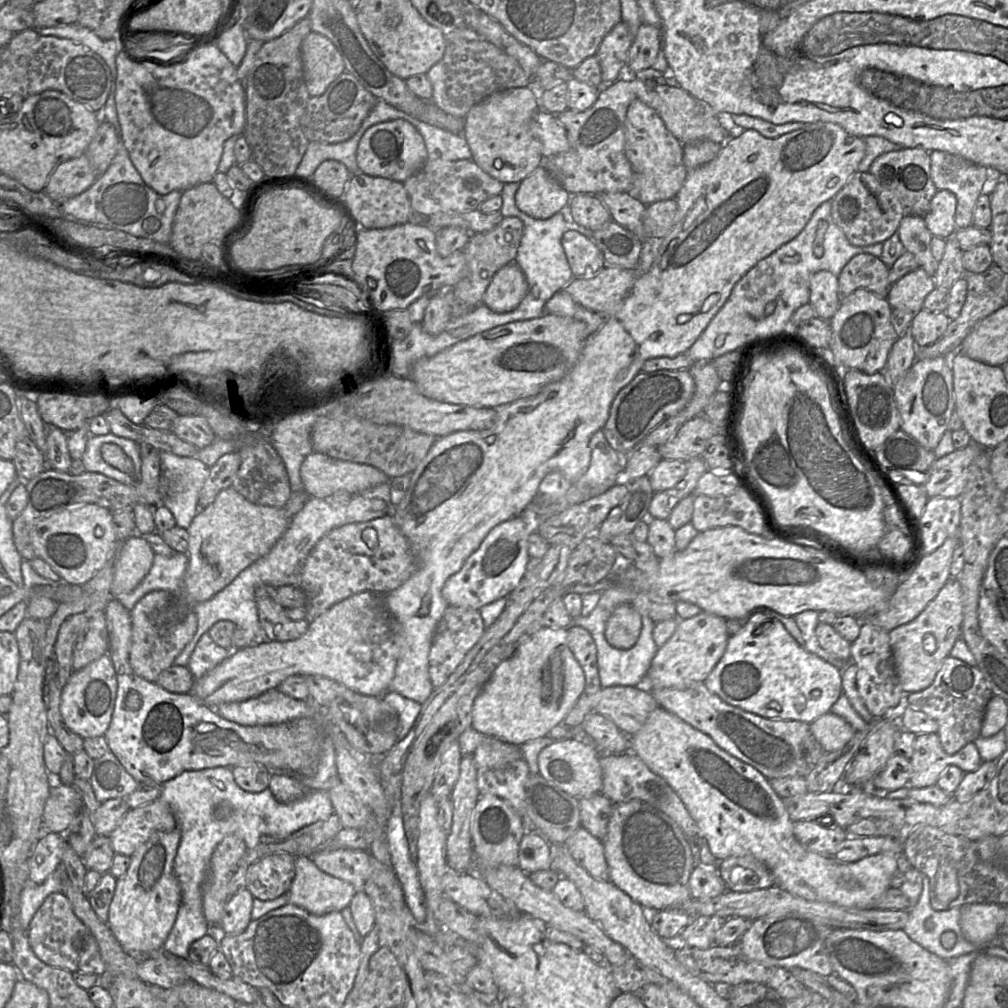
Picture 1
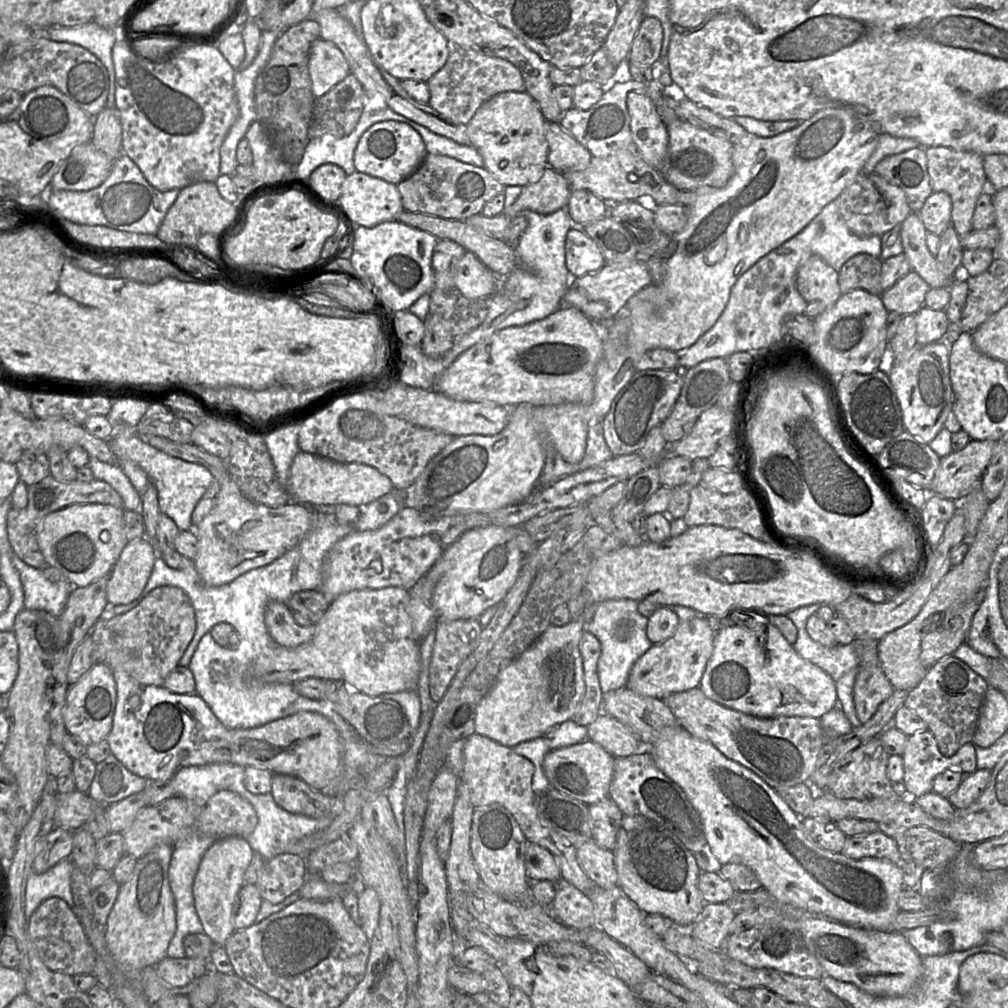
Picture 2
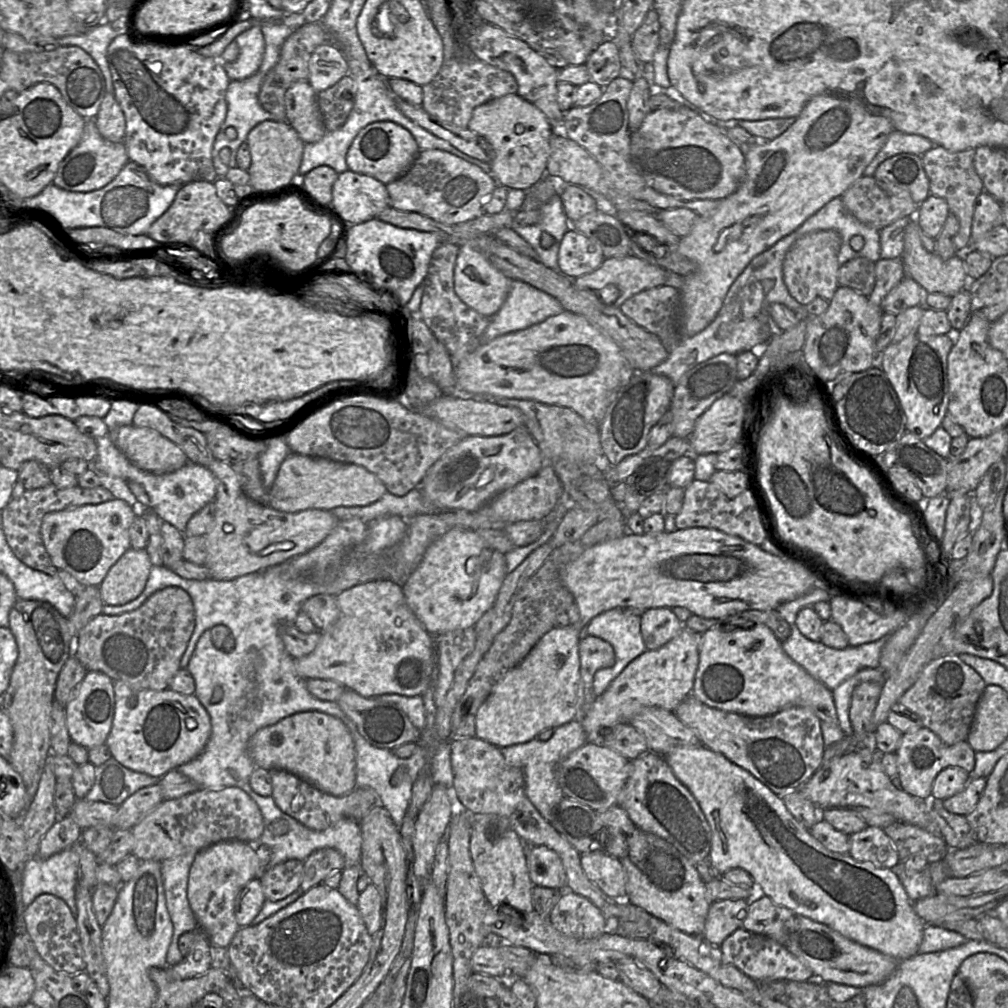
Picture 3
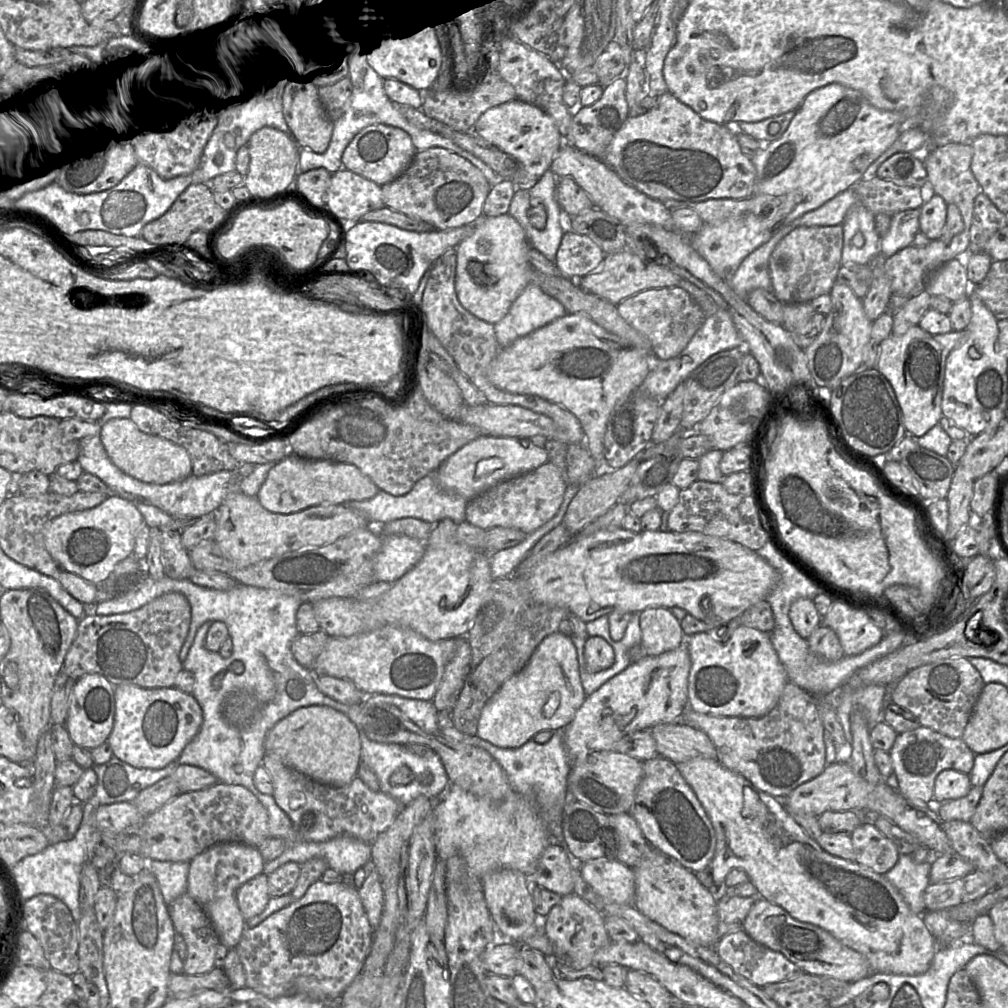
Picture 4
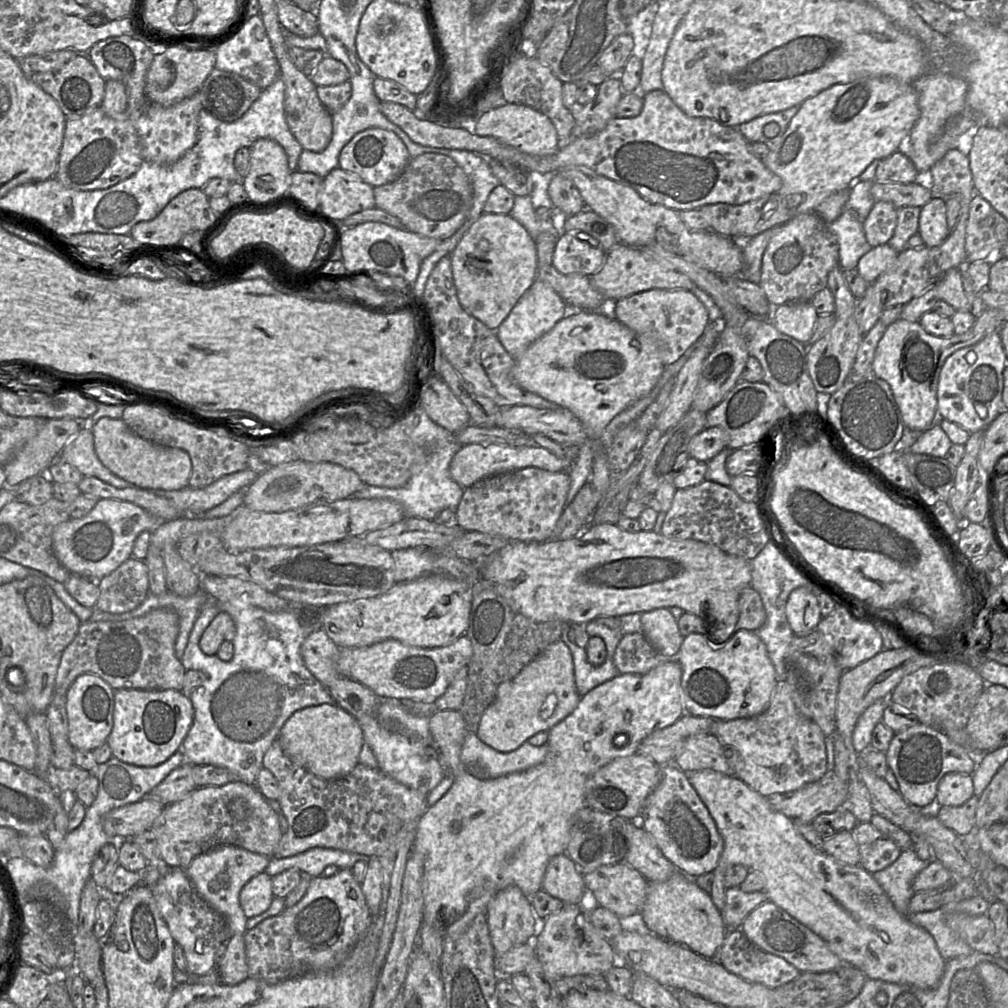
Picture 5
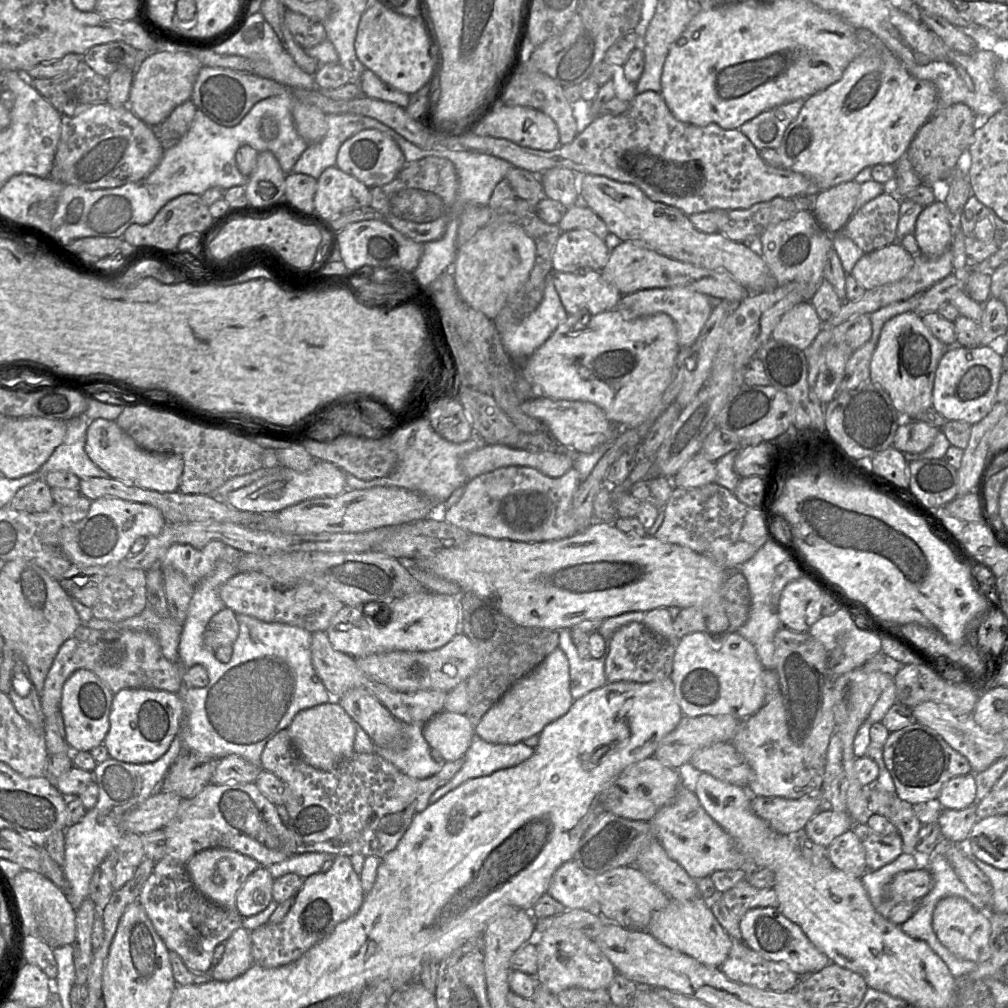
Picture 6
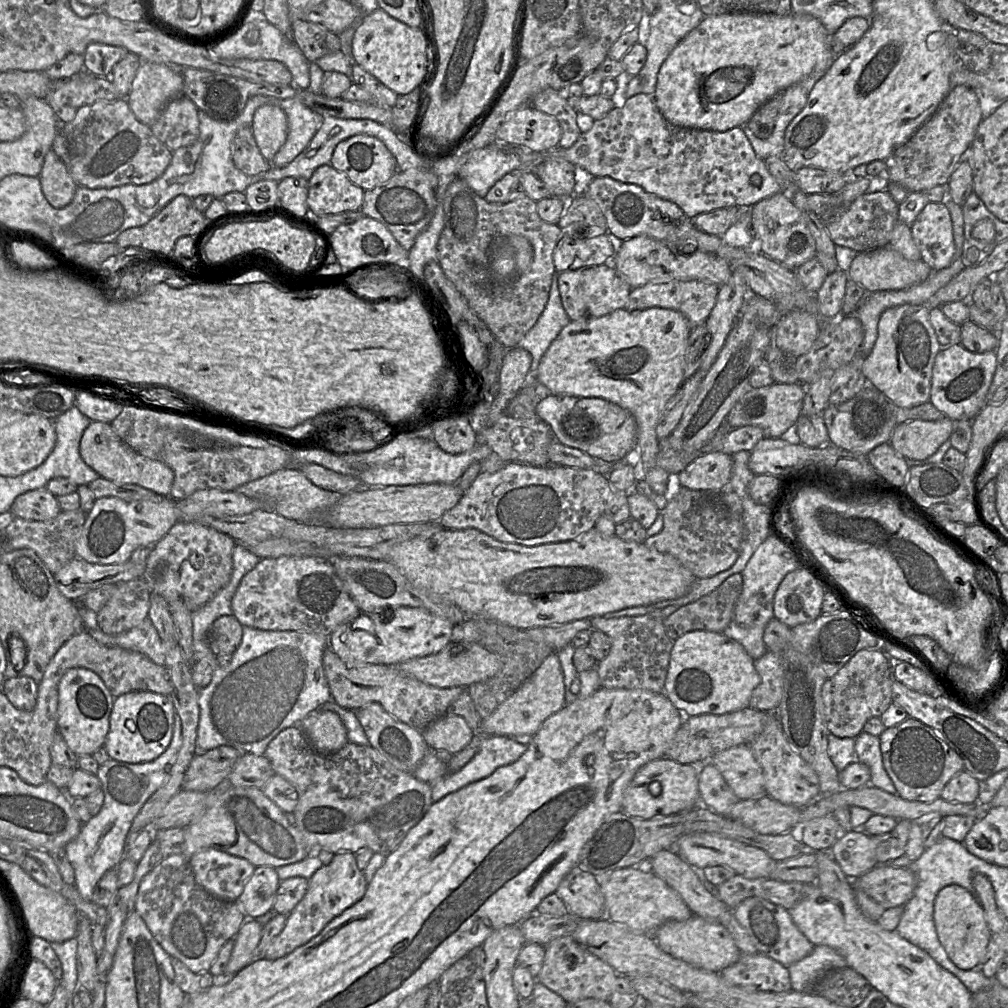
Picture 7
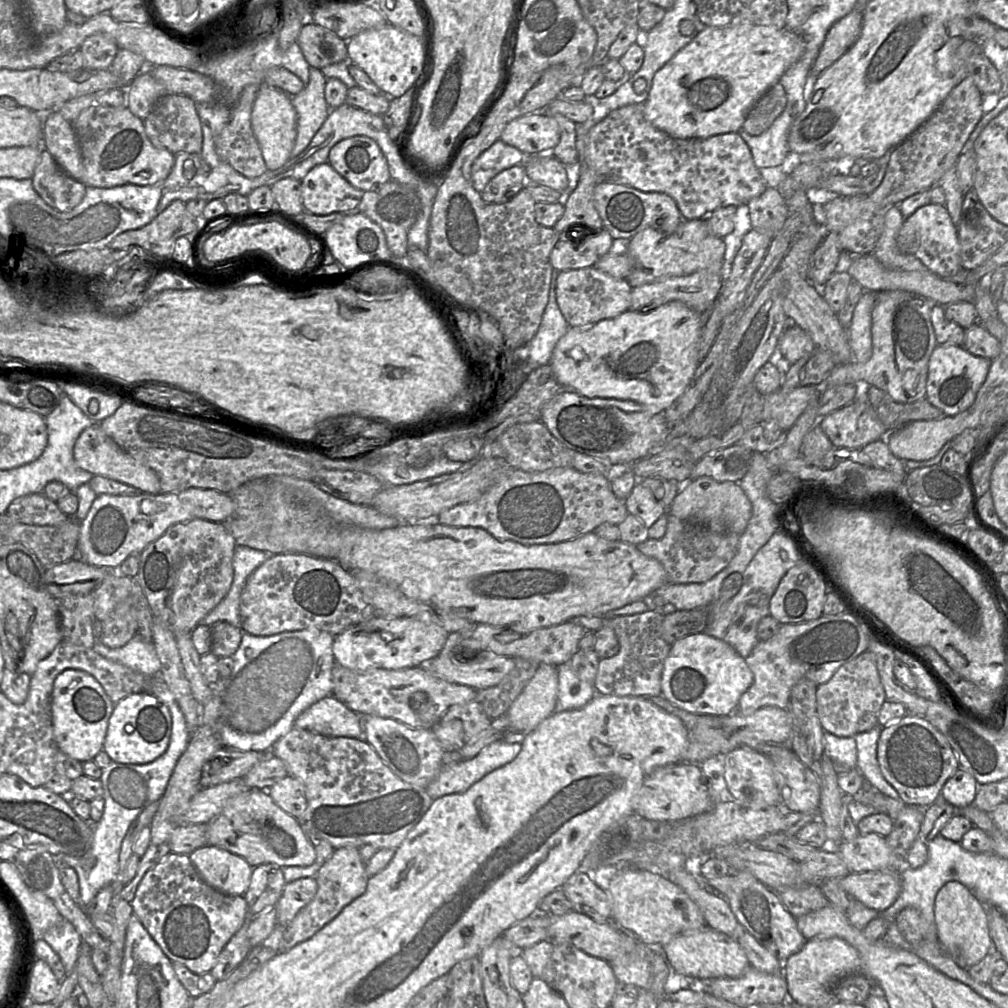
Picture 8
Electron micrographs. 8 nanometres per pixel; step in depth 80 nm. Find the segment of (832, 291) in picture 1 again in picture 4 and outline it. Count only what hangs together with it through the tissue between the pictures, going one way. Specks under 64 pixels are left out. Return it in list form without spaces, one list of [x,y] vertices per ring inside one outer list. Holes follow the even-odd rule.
[[[803,226],[787,234],[773,250],[769,260],[772,291],[782,303],[810,303],[814,298],[830,294],[842,266],[842,226]]]

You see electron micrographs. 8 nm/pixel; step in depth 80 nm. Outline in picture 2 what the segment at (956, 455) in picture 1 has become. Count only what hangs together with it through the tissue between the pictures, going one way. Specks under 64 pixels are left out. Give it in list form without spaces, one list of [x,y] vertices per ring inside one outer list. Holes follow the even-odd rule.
[[[970,440],[960,451],[942,457],[929,493],[960,500],[981,484],[998,442]]]

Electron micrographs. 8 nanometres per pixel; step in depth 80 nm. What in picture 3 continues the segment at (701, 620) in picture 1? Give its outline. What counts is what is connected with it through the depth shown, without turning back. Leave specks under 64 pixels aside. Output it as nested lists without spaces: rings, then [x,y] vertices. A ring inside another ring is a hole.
[[[684,627],[679,634],[657,650],[647,650],[630,662],[609,687],[586,708],[580,723],[587,742],[602,745],[603,736],[619,723],[629,723],[643,706],[655,706],[669,711],[686,699],[694,685],[699,664],[701,634]]]

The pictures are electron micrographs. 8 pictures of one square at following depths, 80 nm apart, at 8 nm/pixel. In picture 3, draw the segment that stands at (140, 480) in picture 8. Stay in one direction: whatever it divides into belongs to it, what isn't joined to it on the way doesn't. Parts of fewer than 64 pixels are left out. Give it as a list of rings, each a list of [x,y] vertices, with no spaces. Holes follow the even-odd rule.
[[[124,425],[107,435],[130,462],[151,473],[171,473],[189,462],[180,447],[150,428]]]

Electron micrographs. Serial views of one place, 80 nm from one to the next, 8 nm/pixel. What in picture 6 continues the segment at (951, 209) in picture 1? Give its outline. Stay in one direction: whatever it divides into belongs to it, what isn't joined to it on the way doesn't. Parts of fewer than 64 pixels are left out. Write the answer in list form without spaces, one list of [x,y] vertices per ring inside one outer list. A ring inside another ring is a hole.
[[[936,200],[924,207],[913,234],[920,248],[919,254],[924,257],[937,258],[951,248],[953,220],[945,202]]]

